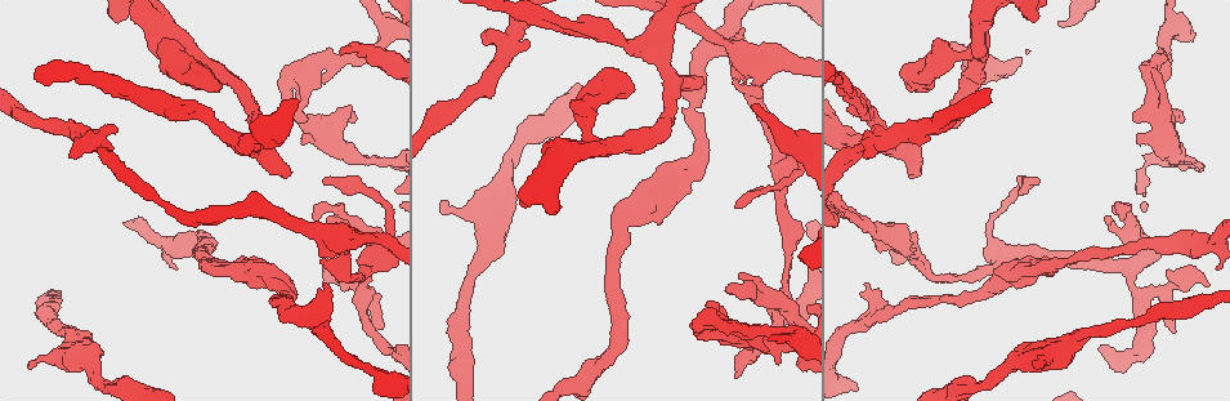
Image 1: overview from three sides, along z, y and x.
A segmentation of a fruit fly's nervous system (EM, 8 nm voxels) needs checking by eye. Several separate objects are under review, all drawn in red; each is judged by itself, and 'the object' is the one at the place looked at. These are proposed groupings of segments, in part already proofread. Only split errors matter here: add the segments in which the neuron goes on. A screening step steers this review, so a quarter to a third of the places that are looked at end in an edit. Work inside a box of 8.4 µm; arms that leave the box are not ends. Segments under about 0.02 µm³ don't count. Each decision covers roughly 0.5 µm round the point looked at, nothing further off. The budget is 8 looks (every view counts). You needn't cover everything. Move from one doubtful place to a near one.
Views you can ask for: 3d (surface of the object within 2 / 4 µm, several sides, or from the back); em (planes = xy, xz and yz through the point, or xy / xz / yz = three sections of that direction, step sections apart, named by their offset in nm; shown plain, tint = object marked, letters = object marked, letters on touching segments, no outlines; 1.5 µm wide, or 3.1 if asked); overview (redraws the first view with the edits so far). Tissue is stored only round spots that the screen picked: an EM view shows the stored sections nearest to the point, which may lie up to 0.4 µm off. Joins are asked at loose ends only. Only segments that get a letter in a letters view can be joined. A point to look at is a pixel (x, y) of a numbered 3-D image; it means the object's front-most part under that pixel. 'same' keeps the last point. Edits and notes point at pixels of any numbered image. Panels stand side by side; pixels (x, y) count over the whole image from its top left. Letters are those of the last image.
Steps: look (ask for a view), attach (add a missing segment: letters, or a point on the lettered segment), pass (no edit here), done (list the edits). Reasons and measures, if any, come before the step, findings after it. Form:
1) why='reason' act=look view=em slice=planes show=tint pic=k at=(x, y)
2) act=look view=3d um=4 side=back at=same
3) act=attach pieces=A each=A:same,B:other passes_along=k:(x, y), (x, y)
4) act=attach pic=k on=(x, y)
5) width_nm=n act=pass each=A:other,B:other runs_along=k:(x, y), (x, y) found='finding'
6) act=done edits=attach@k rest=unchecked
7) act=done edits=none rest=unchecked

why='thick end' act=look view=em slice=xz step=4 show=letters pic=1 at=(147, 44)

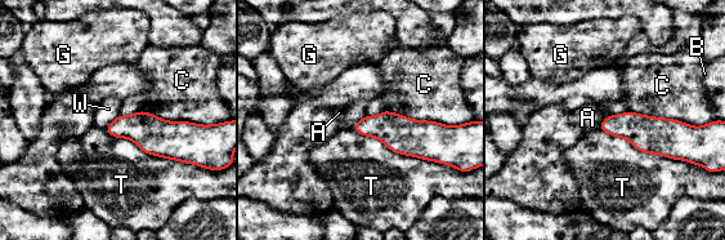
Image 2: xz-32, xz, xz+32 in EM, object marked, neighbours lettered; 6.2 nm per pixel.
act=look view=em slice=planes show=letters at=same

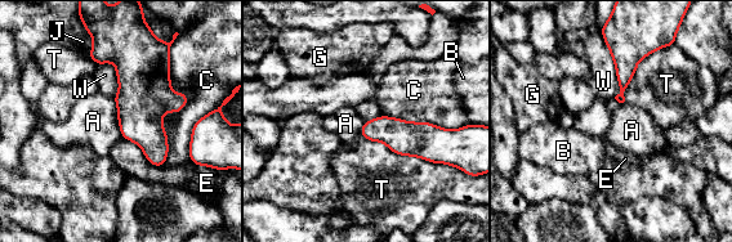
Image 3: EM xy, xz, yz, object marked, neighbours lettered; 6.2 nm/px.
act=pass each=A:other,B:other,C:other,E:other,G:other,J:other,T:other,W:other border=3:(112, 98), (123, 137) found='no lettered segment goes on from it'

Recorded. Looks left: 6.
act=look view=3d um=4 pic=1 at=(756, 105)

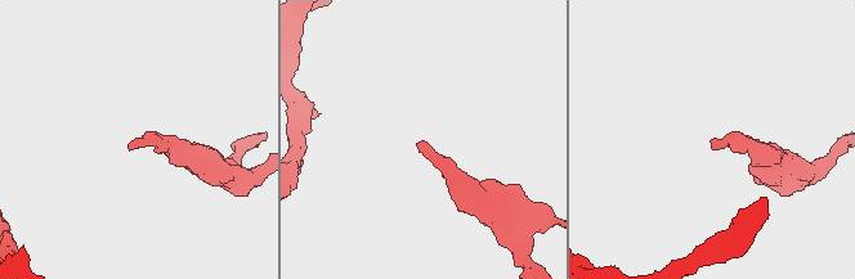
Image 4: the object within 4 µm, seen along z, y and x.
why='need the tissue' act=look view=em slice=xz step=4 show=tint pic=4 at=(133, 143)

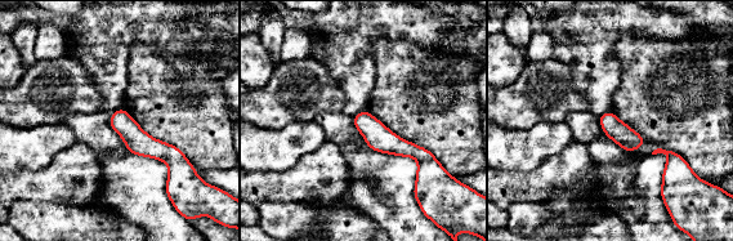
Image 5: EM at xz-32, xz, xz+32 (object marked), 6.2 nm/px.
why='another direction' act=look view=em slice=planes show=letters at=same

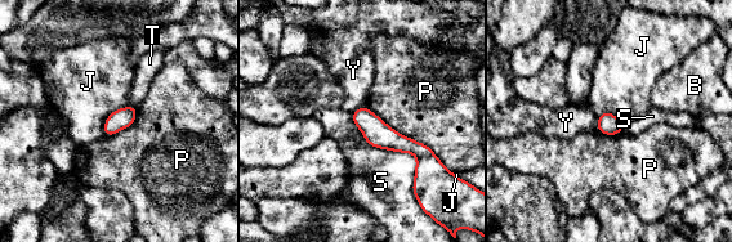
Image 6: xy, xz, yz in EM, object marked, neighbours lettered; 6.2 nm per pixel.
act=pass each=B:other,J:other,P:other,S:other,T:other,Y:other border=6:(129, 104), (107, 117), (103, 134) found='no lettered segment goes on from it'

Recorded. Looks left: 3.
act=look view=3d um=2 pic=1 at=(741, 337)

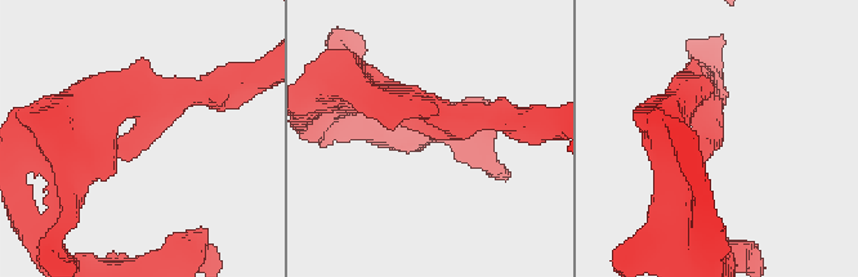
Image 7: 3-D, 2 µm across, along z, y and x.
arm_widths_nm=200,240 why='shape alone is not enough' act=look view=em um=3.1 slice=xy step=16 show=letters pic=7 at=(439, 137)

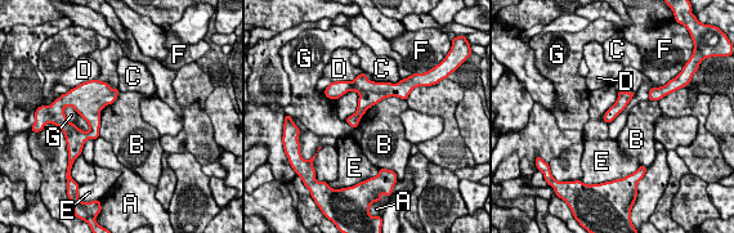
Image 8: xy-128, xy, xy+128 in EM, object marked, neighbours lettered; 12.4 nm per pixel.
act=pass each=A:other,B:other,C:other,D:other,E:other,F:other,G:other border=8:(353, 89), (358, 107), (345, 120) found='no lettered segment goes on from it'

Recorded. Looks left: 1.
act=done edits=none rest=unchecked

